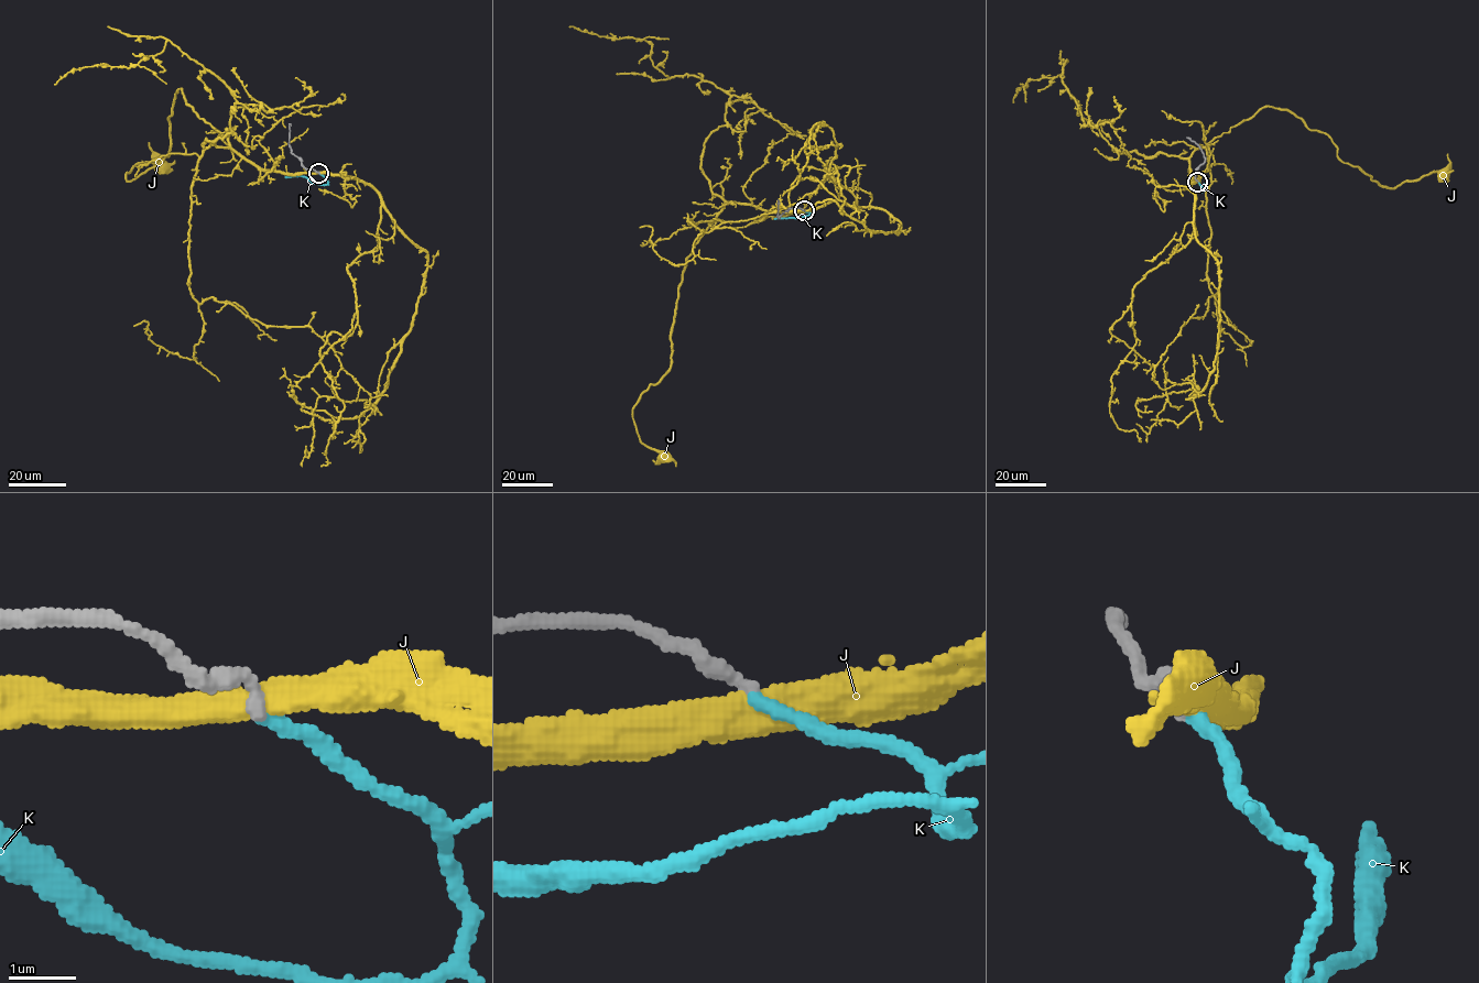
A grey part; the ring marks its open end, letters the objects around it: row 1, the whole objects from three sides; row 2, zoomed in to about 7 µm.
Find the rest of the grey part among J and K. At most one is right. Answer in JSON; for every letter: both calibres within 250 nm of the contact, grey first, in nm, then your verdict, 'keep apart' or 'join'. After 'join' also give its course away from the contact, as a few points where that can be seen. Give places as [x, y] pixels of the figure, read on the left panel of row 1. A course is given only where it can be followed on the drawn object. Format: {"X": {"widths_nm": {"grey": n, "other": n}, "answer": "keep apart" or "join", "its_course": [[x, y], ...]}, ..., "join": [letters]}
{"J": {"widths_nm": {"grey": 240, "other": 480}, "answer": "keep apart"}, "K": {"widths_nm": {"grey": 220, "other": 190}, "answer": "join", "its_course": [[318, 174], [326, 178], [326, 184], [313, 183], [302, 176], [285, 177]]}, "join": ["K"]}

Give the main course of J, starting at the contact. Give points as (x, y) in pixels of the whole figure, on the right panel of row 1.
J: (1197, 181), (1189, 171), (1195, 150), (1273, 107), (1325, 132), (1337, 156), (1381, 185), (1442, 175)

